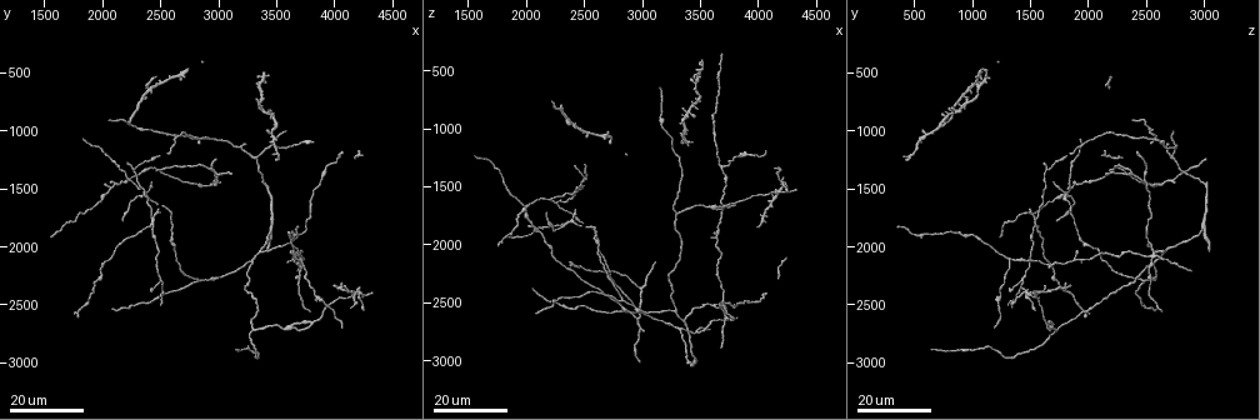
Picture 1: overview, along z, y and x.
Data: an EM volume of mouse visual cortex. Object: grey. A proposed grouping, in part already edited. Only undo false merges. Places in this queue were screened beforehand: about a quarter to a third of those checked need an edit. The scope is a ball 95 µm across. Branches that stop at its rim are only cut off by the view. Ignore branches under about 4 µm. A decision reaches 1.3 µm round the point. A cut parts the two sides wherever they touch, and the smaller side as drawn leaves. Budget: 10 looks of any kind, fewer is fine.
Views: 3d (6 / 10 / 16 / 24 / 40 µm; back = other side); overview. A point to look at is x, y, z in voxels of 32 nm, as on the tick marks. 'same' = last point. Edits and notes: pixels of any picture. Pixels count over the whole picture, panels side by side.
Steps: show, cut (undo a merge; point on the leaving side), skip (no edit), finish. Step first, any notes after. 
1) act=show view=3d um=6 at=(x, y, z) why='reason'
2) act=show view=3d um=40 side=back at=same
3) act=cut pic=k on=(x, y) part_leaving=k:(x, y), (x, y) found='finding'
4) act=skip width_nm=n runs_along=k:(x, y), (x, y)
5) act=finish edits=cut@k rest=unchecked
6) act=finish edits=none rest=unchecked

act=show view=3d um=24 at=(2140, 1440, 1900) why='arms part here'

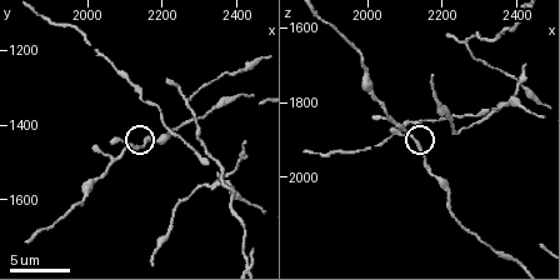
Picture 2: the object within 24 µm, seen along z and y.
act=show view=3d um=10 at=(2120, 1460, 1890)

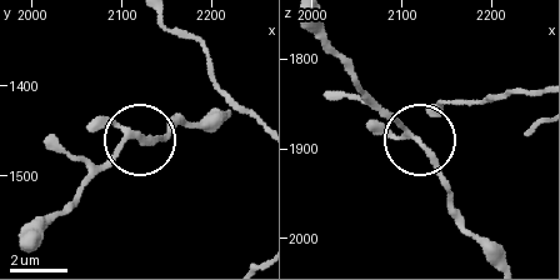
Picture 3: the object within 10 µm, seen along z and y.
act=skip found='one neuron here'

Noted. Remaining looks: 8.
act=show view=3d um=24 at=(2420, 1800, 1540) why='three arms meet'

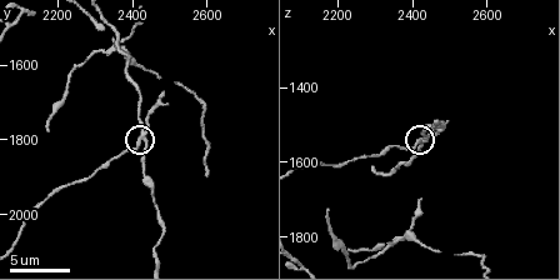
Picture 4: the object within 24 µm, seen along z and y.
act=show view=3d um=10 at=same

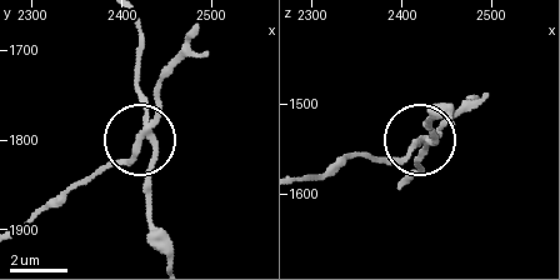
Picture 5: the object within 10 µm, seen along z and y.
act=cut pic=5 on=(129, 163) width_nm=210 part_leaving=5:(143, 135), (130, 154), (66, 188), (23, 223) found='two neurons meet here'

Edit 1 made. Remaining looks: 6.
act=show view=3d um=24 at=(3360, 2040, 2640) why='a fork'

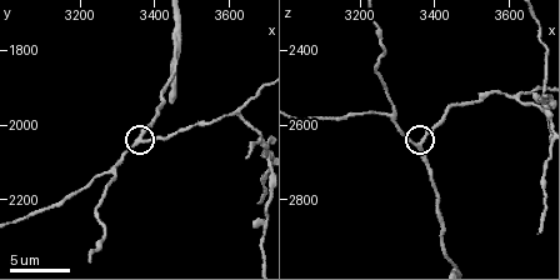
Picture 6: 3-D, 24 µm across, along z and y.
act=show view=3d um=10 at=(3350, 2050, 2650)

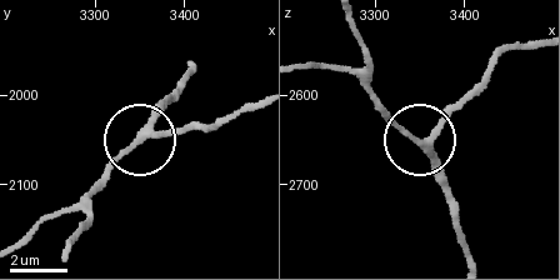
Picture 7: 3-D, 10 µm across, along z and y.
act=skip width_nm=210 runs_along=7:(538, 43), (509, 50), (419, 139), (449, 184) found='continuous, no second neuron'

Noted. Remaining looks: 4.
act=show view=3d um=16 at=(3340, 1220, 2720) why='three-way junction'

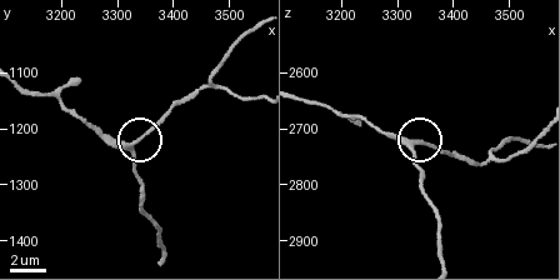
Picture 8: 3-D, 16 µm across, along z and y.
act=show view=3d um=6 at=(3325, 1230, 2725) why='zoom in'

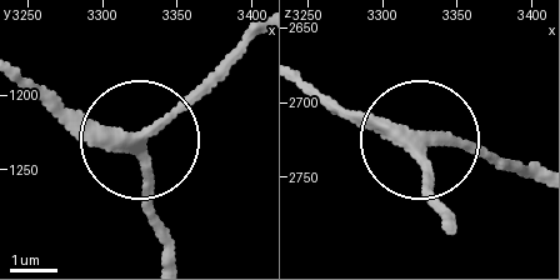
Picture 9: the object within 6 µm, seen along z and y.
act=show view=3d um=6 side=back at=(3328, 1226, 2724) why='from behind'

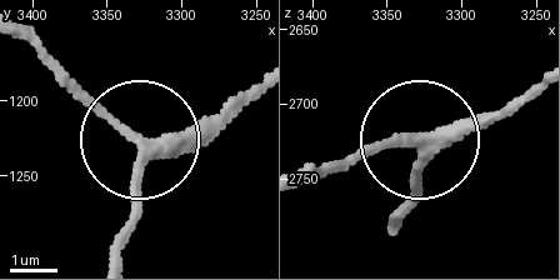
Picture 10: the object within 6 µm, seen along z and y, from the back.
act=skip runs_along=10:(396, 223), (416, 198), (413, 146), (336, 166) found='all the same neuron'

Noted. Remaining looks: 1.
act=finish edits=cut@5 rest=unchecked

